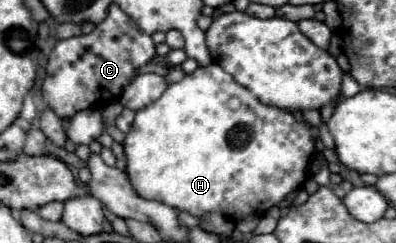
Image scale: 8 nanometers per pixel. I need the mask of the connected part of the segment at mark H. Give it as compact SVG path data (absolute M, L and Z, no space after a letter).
M211 63L207 67L197 67L197 71L185 75L183 81L173 83L165 89L165 93L149 107L141 109L135 113L135 121L131 131L125 135L125 157L127 157L127 175L131 185L135 187L135 191L145 197L145 199L155 199L161 201L165 205L171 205L179 211L187 211L195 217L203 217L207 213L217 213L223 215L231 221L241 221L247 215L265 215L271 207L277 207L289 193L293 193L295 189L299 189L305 183L307 177L307 169L309 163L315 155L315 139L311 135L311 125L307 121L297 121L293 117L293 113L277 109L277 107L269 107L265 103L261 103L255 95L251 95L251 91L247 91L247 87L235 83L235 79L231 75L227 75L227 71L223 71L217 63Z

